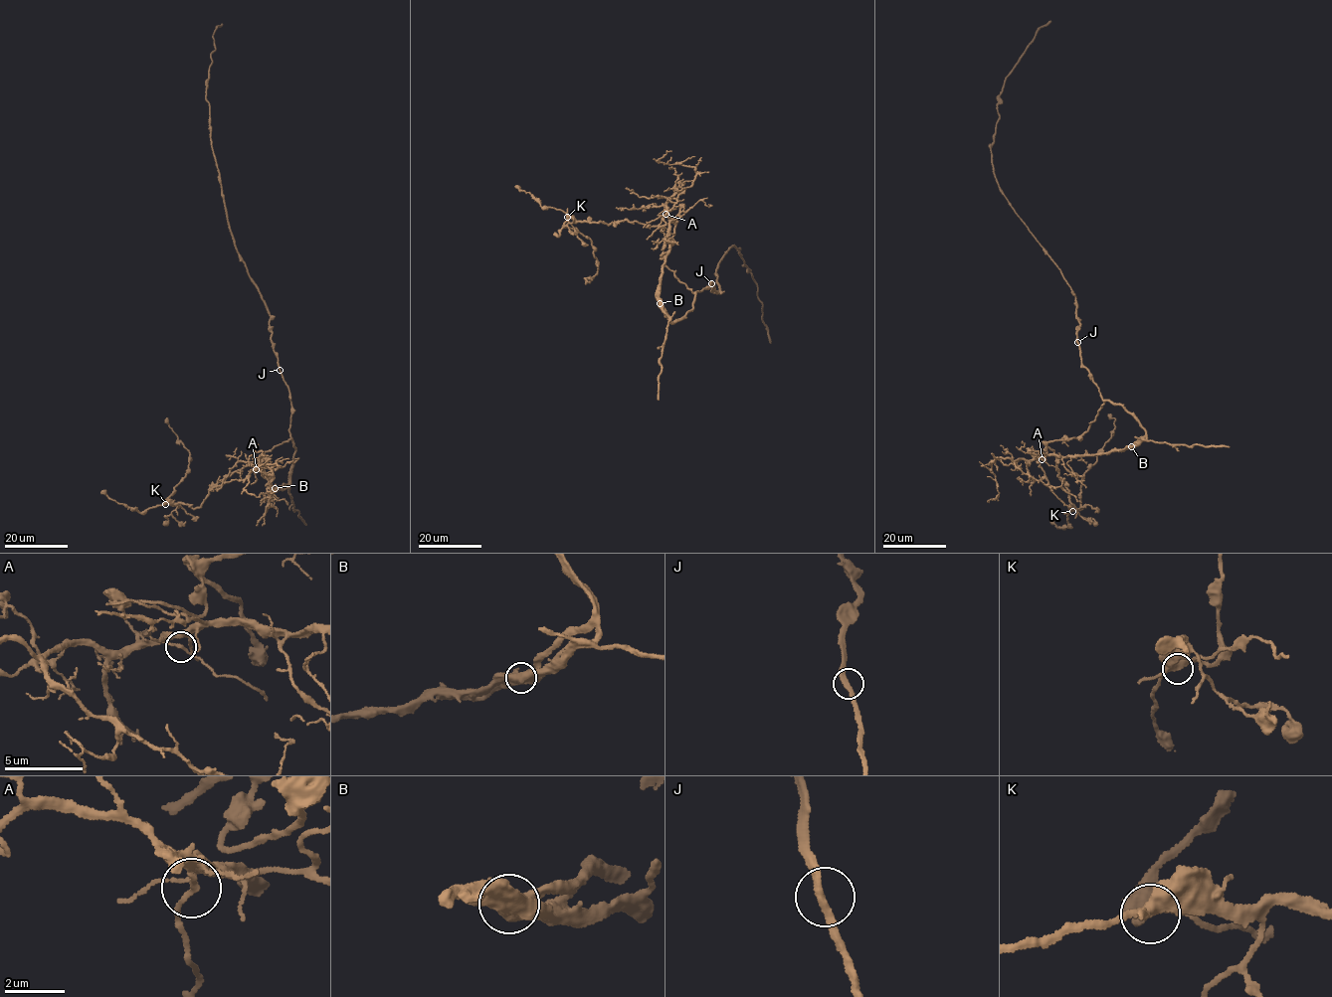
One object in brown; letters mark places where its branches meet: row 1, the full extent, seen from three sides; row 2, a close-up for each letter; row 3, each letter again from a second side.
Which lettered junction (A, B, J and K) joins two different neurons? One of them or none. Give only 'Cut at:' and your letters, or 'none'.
Cut at: B

